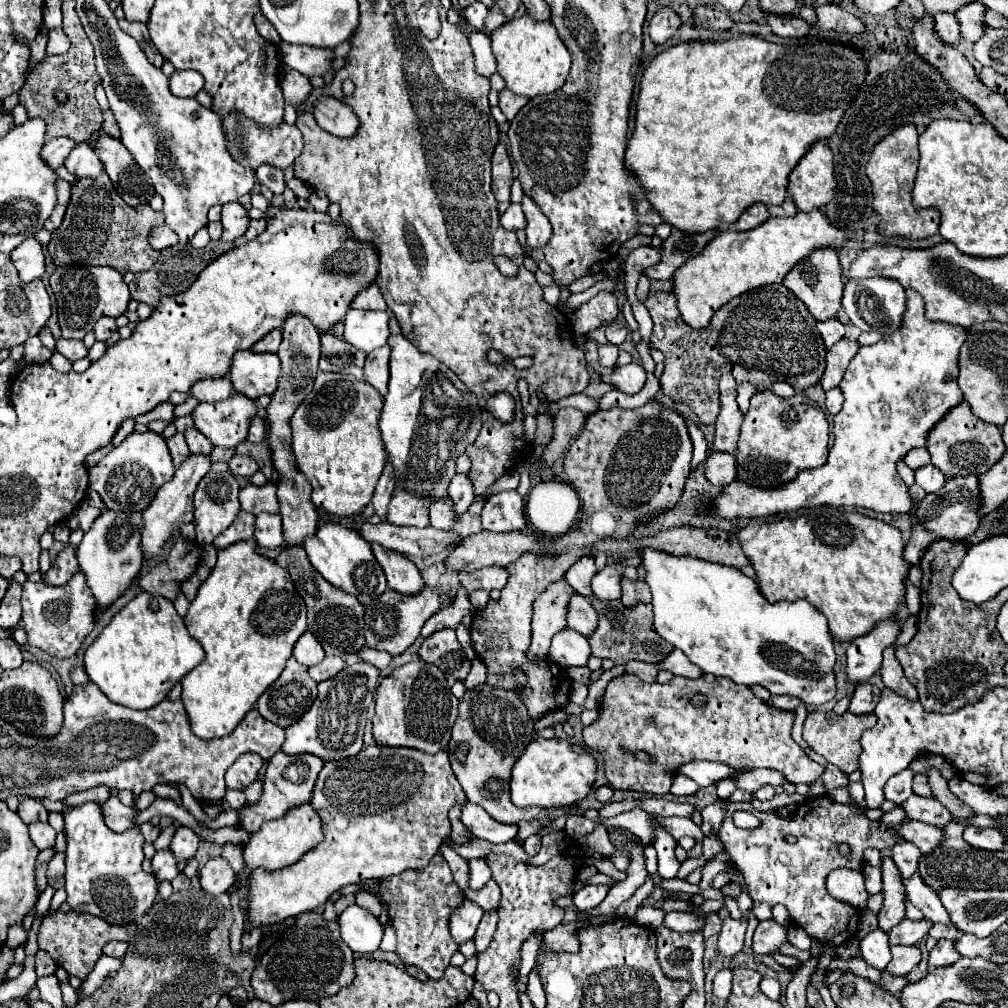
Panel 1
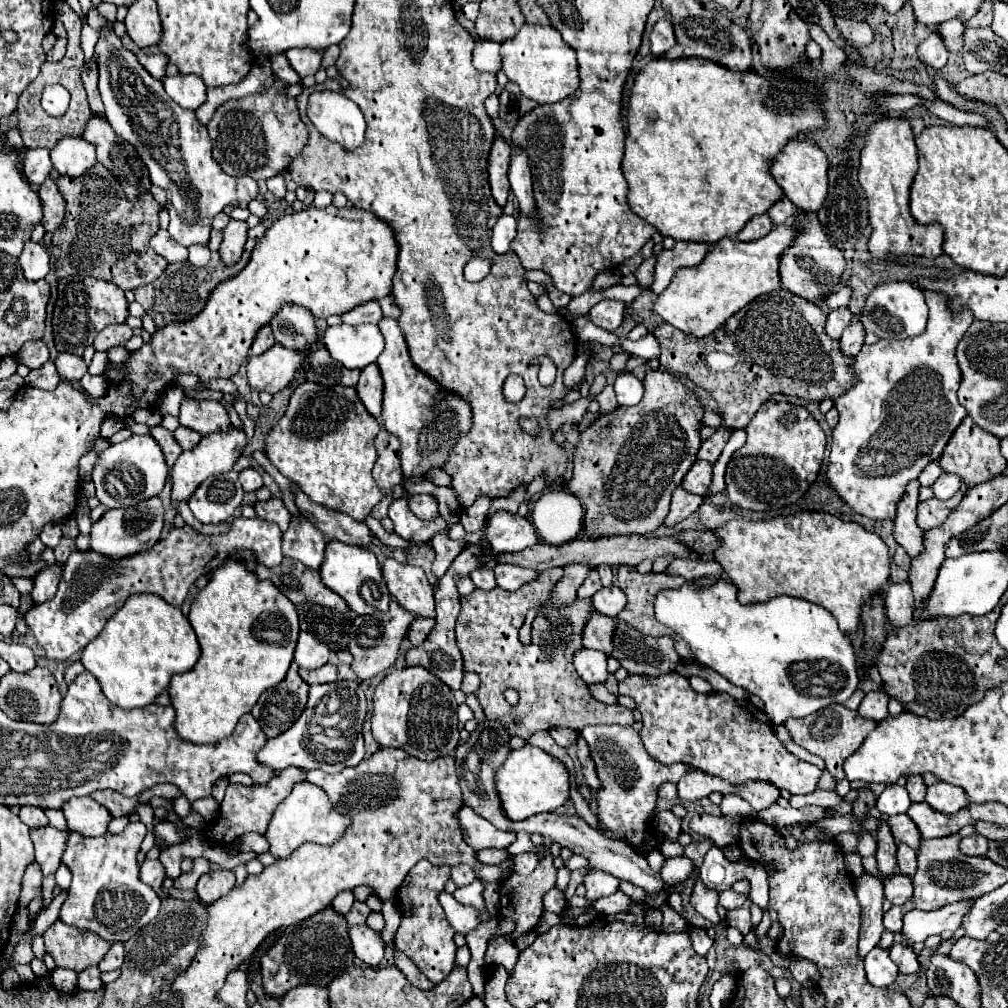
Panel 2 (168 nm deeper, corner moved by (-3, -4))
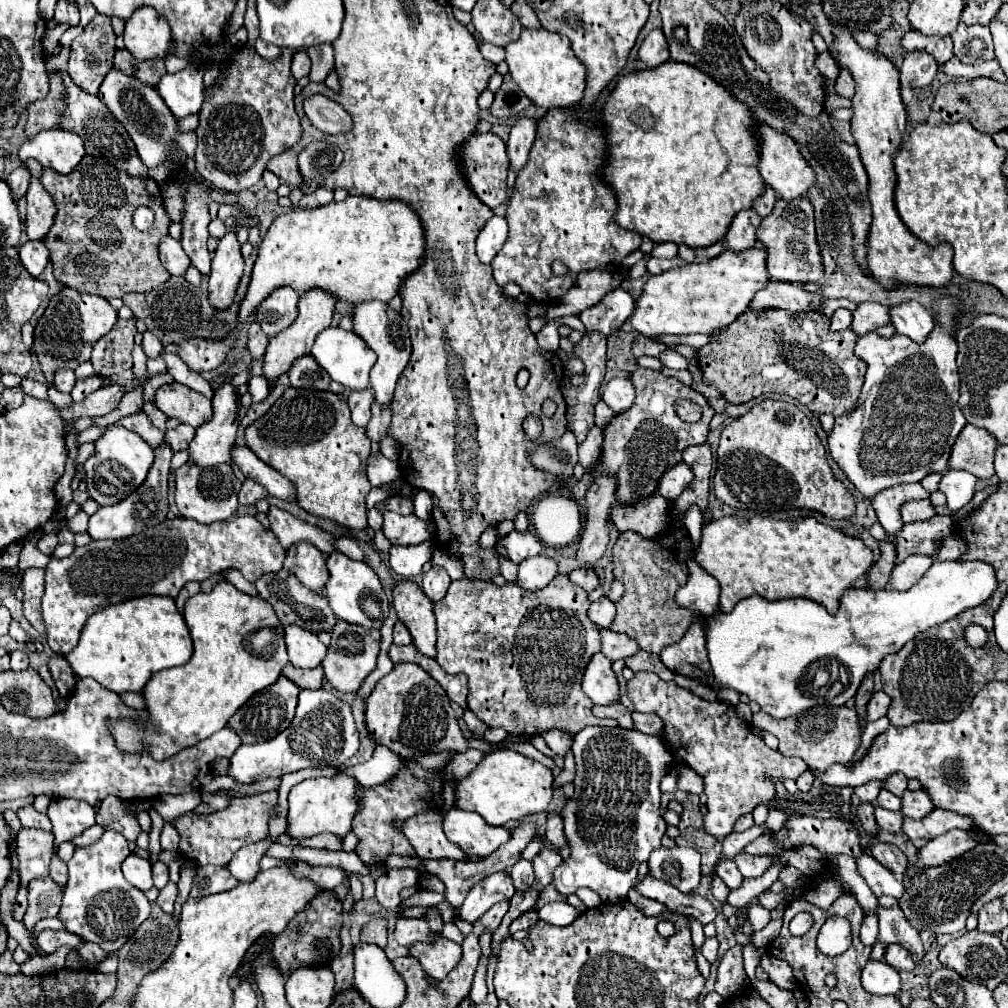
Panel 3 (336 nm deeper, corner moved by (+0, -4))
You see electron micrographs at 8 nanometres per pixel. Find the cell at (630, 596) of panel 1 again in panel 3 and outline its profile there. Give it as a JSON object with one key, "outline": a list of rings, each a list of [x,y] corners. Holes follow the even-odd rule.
{"outline":[[[699,444],[699,446],[685,448],[683,462],[693,470],[695,476],[693,476],[693,482],[687,486],[687,490],[671,504],[667,530],[655,538],[645,538],[629,530],[629,532],[623,532],[613,546],[613,564],[615,564],[613,574],[615,578],[623,580],[625,594],[623,594],[623,600],[615,604],[617,614],[611,624],[611,630],[627,634],[629,638],[635,638],[641,650],[651,654],[659,654],[663,648],[679,642],[691,624],[691,612],[675,602],[675,592],[689,578],[687,560],[691,552],[697,548],[689,538],[689,532],[683,524],[683,516],[691,506],[697,506],[703,512],[703,524],[709,522],[709,518],[705,516],[705,510],[707,510],[707,498],[709,498],[709,474],[713,464],[711,446]]]}

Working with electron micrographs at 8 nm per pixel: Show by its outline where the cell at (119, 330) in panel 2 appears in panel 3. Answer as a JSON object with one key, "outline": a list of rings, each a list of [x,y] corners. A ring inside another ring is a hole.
{"outline":[[[117,320],[111,332],[107,332],[95,346],[91,354],[91,364],[95,374],[101,378],[109,378],[121,374],[133,366],[131,350],[133,338],[137,334],[135,320]]]}

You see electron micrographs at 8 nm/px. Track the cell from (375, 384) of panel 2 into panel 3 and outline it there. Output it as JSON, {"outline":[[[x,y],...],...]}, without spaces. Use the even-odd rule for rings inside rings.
{"outline":[[[367,388],[365,392],[351,392],[349,394],[349,410],[351,410],[351,420],[355,426],[361,426],[365,428],[369,418],[371,418],[371,400],[373,400],[373,394],[371,390]]]}

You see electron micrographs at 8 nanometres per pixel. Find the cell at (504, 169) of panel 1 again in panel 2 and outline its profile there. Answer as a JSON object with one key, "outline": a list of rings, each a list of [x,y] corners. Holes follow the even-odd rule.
{"outline":[[[496,138],[490,158],[488,158],[488,174],[490,174],[490,188],[492,188],[492,196],[494,200],[504,206],[508,192],[510,192],[510,184],[508,184],[508,168],[510,168],[510,146],[502,140]]]}

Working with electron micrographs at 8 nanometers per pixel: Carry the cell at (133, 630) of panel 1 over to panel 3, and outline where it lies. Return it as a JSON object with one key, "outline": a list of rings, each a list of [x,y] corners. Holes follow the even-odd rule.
{"outline":[[[143,596],[107,606],[95,612],[81,632],[79,644],[65,654],[71,670],[79,678],[95,678],[113,692],[141,692],[149,678],[165,668],[189,662],[193,642],[175,600],[165,596]]]}

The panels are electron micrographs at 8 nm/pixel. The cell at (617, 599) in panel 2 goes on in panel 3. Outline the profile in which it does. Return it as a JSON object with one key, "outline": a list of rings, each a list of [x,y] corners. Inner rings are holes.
{"outline":[[[603,596],[603,598],[599,598],[597,602],[593,602],[593,604],[589,606],[587,616],[589,616],[591,622],[597,624],[599,628],[609,628],[611,622],[613,622],[613,618],[615,618],[615,604],[613,604],[607,596]]]}

